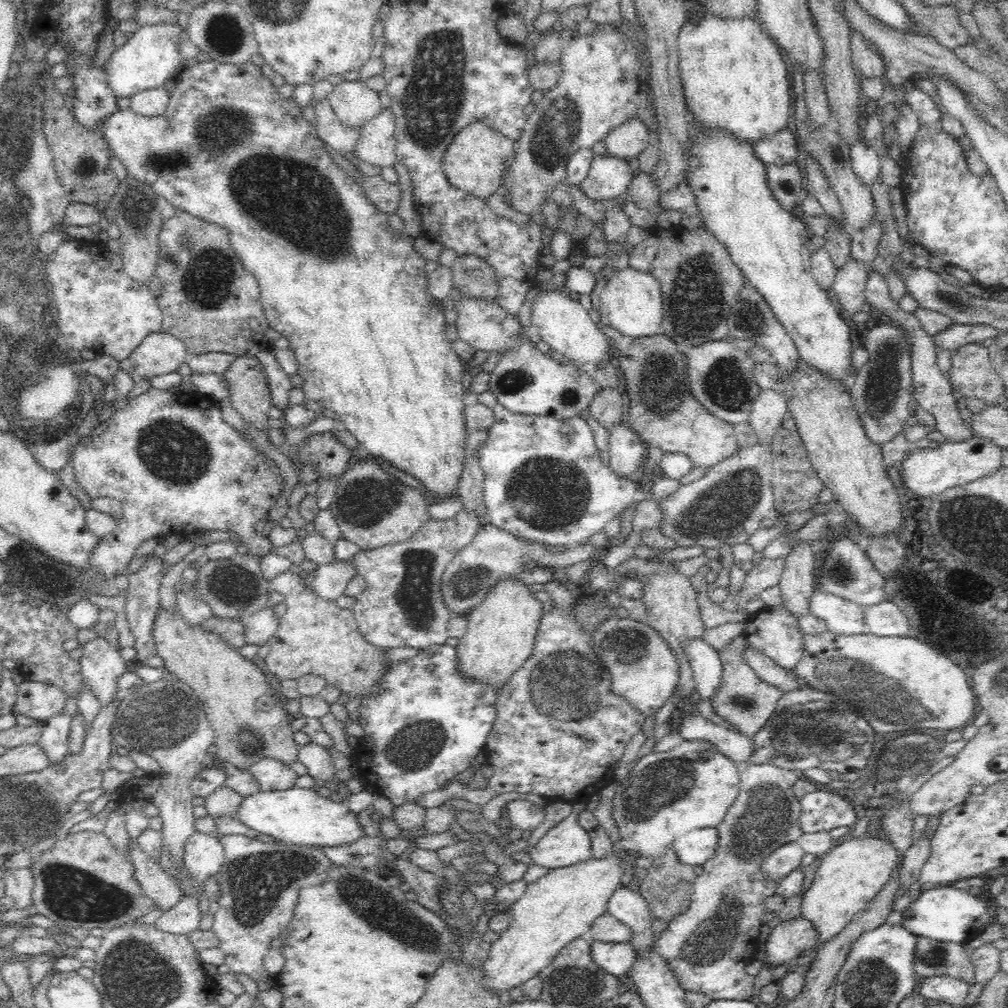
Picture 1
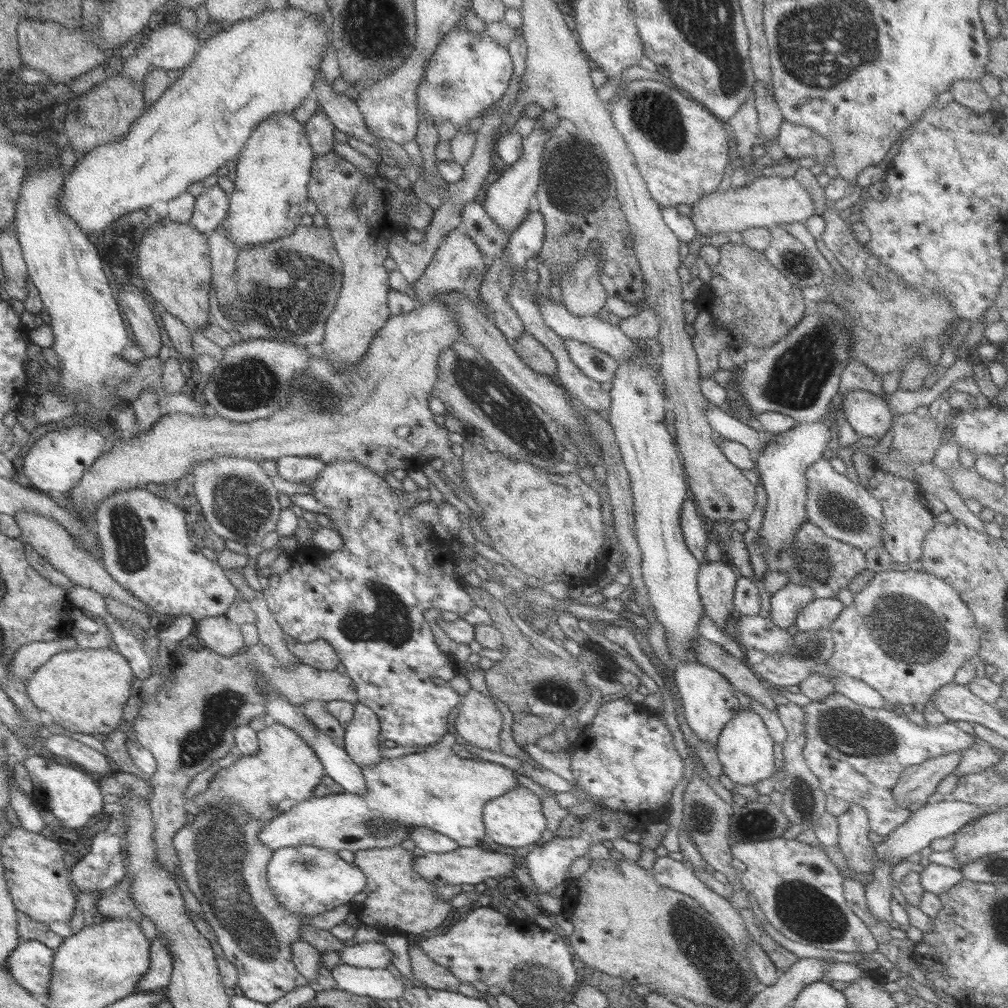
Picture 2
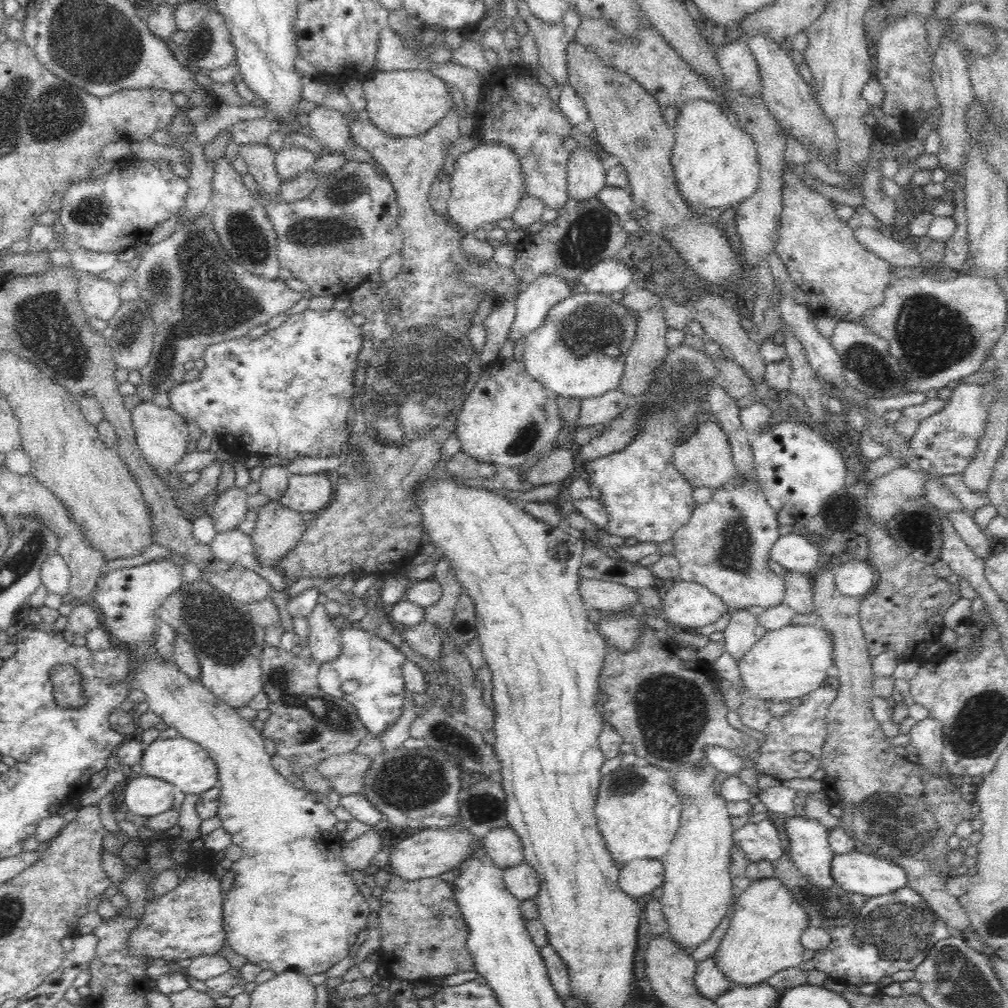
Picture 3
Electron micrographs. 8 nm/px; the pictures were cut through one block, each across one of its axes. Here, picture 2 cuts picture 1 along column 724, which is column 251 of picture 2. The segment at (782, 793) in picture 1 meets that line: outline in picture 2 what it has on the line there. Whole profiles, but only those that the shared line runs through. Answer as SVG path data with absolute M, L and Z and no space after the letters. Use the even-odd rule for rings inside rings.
M222 803L220 807L214 805L197 813L193 812L195 820L192 825L178 830L173 839L184 882L200 902L204 918L214 930L218 944L224 952L224 958L236 966L237 984L243 990L244 996L265 1005L272 1004L282 995L292 992L292 989L308 984L294 966L291 957L292 943L301 940L300 929L303 926L314 926L321 931L330 930L344 923L350 908L348 905L342 905L316 916L286 912L273 895L267 881L267 864L273 850L258 840L258 833L266 823L254 820L253 816L243 811L243 808L232 803Z

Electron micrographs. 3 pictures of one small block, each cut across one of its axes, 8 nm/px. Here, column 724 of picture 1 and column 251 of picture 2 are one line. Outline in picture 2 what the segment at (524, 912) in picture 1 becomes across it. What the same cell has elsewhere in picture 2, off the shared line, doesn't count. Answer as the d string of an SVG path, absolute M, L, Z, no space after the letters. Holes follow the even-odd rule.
M272 723L264 730L257 732L258 753L250 756L240 756L236 763L220 771L211 780L206 792L197 794L187 803L189 811L196 812L222 803L232 803L254 820L268 822L275 816L290 810L296 804L304 802L313 796L314 788L325 776L312 748L296 732L284 728L282 724Z

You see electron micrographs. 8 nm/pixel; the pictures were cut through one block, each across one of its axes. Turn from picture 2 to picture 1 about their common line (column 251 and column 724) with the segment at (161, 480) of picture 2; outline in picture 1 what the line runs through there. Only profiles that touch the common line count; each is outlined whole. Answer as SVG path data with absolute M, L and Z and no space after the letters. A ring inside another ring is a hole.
M602 327L611 345L613 362L622 367L626 384L623 390L630 400L628 426L647 446L661 448L664 453L685 454L693 466L708 469L738 449L733 425L703 408L689 389L686 376L686 354L678 351L666 335L631 338L610 327Z

